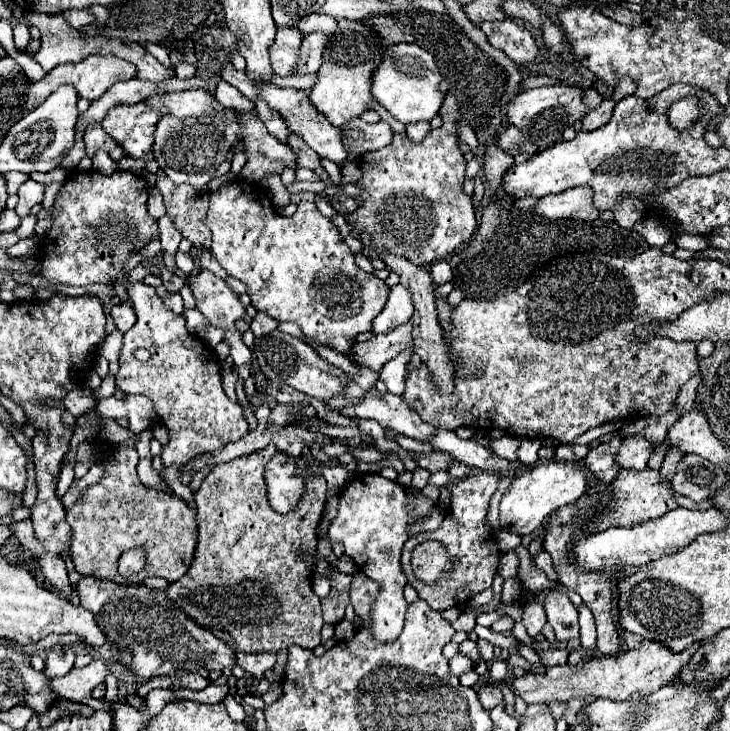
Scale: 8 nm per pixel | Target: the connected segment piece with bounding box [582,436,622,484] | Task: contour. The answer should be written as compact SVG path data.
M614 436L610 442L604 442L604 444L598 444L596 448L592 448L588 452L588 456L582 460L584 468L588 472L592 472L600 482L606 482L610 484L616 474L618 474L618 466L614 462L614 454L618 452L618 446L622 444L622 438L620 436Z

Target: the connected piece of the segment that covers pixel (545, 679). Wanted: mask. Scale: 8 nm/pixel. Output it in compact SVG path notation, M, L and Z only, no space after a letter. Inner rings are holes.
M642 640L642 644L636 650L620 650L618 654L606 656L606 658L592 658L586 662L580 662L578 666L554 666L548 668L546 674L526 674L524 678L514 678L512 684L522 696L526 704L532 702L570 702L572 698L610 698L610 700L626 700L630 694L640 690L658 690L658 686L664 686L674 680L678 670L682 670L692 654L702 646L702 642L694 642L682 652L672 652L668 646L652 640Z

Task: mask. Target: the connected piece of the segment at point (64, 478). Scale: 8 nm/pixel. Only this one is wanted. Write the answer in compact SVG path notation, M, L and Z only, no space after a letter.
M64 463L61 468L60 478L56 491L56 494L58 494L59 498L62 498L62 496L64 496L64 494L68 491L68 488L72 484L73 480L74 480L73 467L67 463Z

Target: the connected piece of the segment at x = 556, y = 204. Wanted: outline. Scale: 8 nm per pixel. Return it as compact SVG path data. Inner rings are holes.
M576 186L558 196L540 198L532 212L548 220L596 220L598 210L592 204L592 196L594 192L590 186Z

